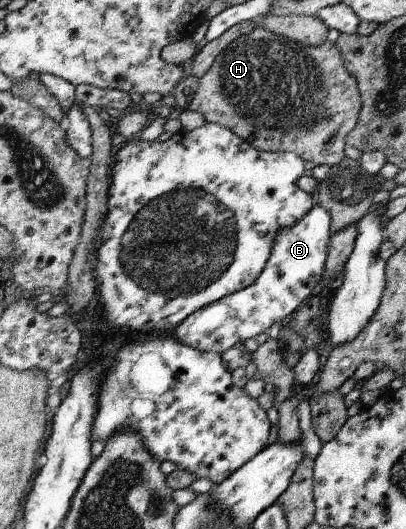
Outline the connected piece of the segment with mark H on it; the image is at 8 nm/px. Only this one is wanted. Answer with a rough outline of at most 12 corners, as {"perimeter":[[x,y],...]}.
{"perimeter":[[253,28],[187,108],[258,151],[343,161],[340,47]]}

